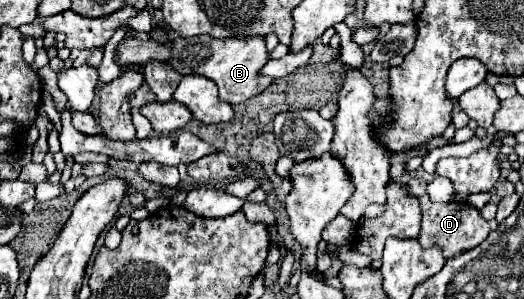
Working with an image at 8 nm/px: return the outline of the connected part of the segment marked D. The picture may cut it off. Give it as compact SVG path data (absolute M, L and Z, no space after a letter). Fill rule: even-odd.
M412 178L406 186L420 200L420 206L422 206L422 230L420 230L418 238L420 238L424 248L428 248L432 244L438 244L444 250L444 256L452 258L452 256L456 256L464 250L470 250L470 248L478 246L490 234L488 222L470 204L466 204L466 202L448 202L448 204L430 202L430 198L426 194L426 182L422 178Z

